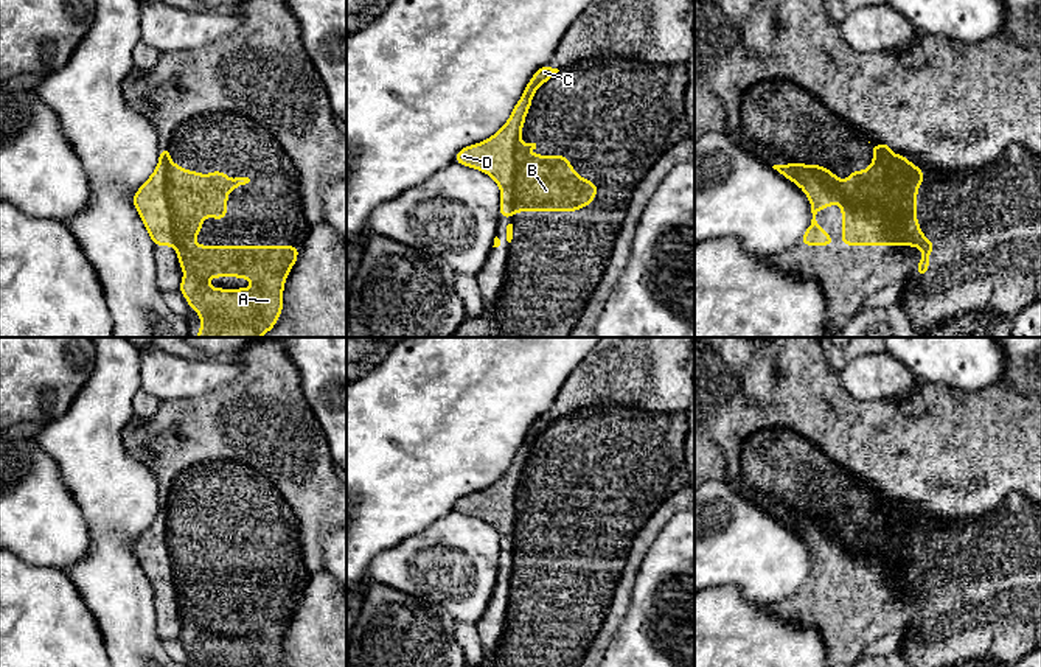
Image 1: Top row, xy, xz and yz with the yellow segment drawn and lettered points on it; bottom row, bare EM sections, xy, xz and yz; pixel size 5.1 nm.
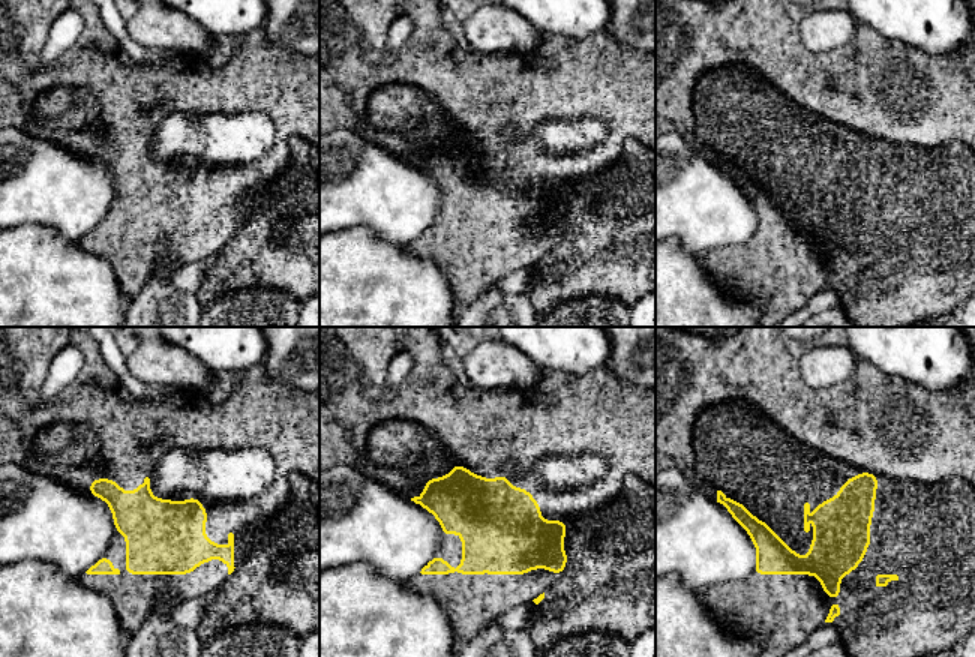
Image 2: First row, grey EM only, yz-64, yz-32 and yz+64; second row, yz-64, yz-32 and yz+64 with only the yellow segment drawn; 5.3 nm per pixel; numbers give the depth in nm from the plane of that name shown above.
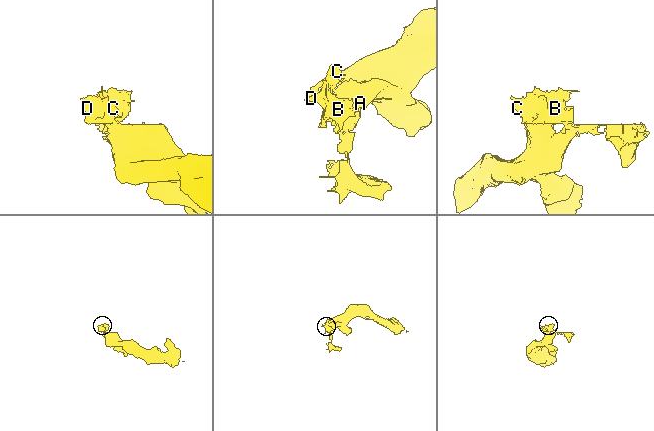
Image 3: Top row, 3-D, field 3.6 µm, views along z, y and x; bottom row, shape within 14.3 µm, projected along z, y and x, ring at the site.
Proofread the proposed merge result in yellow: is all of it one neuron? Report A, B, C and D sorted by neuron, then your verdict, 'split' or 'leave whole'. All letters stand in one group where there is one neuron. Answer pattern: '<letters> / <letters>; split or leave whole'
A B / C D; split

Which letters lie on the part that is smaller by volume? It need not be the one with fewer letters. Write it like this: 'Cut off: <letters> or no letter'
Cut off: C, D

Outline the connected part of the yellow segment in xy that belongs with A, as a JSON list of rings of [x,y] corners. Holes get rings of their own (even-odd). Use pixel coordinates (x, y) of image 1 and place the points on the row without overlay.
[[[168,496],[168,549],[171,552],[180,619],[188,620],[186,625],[182,625],[179,637],[182,645],[190,645],[186,656],[194,656],[202,667],[278,667],[283,659],[284,628],[301,597],[295,594],[191,594],[190,589],[202,580],[202,566],[213,564],[218,569],[224,569],[227,566],[227,541],[249,532],[250,527],[235,526],[230,530],[225,519],[211,519],[204,526],[199,519],[185,519],[180,513],[172,513],[169,502],[171,498]],[[205,625],[247,625],[256,636],[213,637],[204,630]]]

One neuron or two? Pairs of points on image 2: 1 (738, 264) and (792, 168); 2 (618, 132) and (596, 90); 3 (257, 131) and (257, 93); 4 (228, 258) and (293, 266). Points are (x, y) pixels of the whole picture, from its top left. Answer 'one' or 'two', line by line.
1: two
2: one
3: two
4: one

